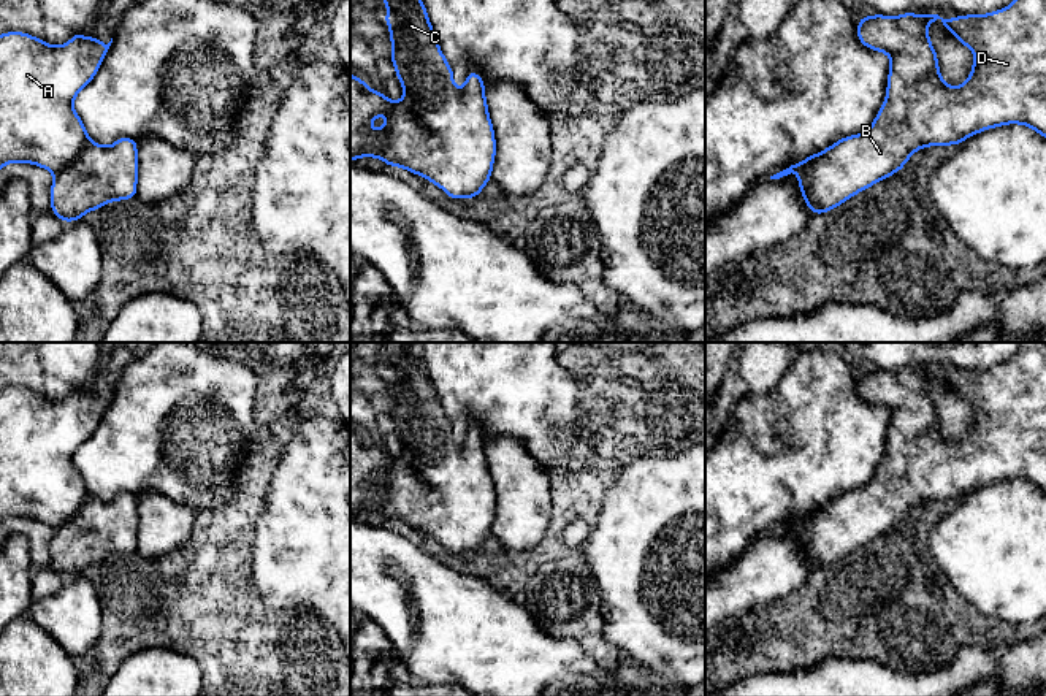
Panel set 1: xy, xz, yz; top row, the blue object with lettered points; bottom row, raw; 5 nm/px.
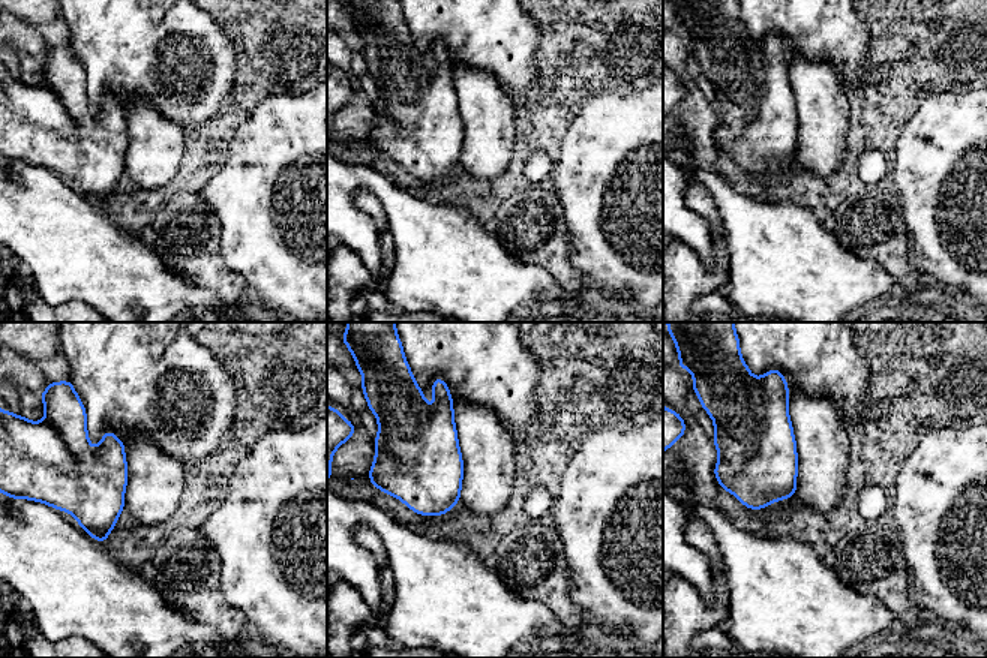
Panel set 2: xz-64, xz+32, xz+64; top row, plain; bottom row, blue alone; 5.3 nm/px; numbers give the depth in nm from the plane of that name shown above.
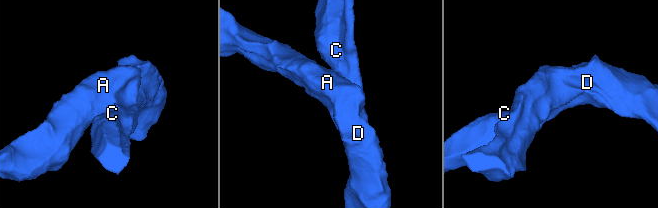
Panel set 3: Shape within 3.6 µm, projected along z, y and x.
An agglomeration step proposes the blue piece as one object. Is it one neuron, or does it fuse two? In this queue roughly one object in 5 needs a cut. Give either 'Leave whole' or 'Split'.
Leave whole

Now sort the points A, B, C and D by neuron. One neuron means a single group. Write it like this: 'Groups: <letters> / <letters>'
Groups: A B C D

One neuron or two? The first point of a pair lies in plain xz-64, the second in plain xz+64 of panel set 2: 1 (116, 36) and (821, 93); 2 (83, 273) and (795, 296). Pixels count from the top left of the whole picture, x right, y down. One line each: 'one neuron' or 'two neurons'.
1: two neurons
2: one neuron

